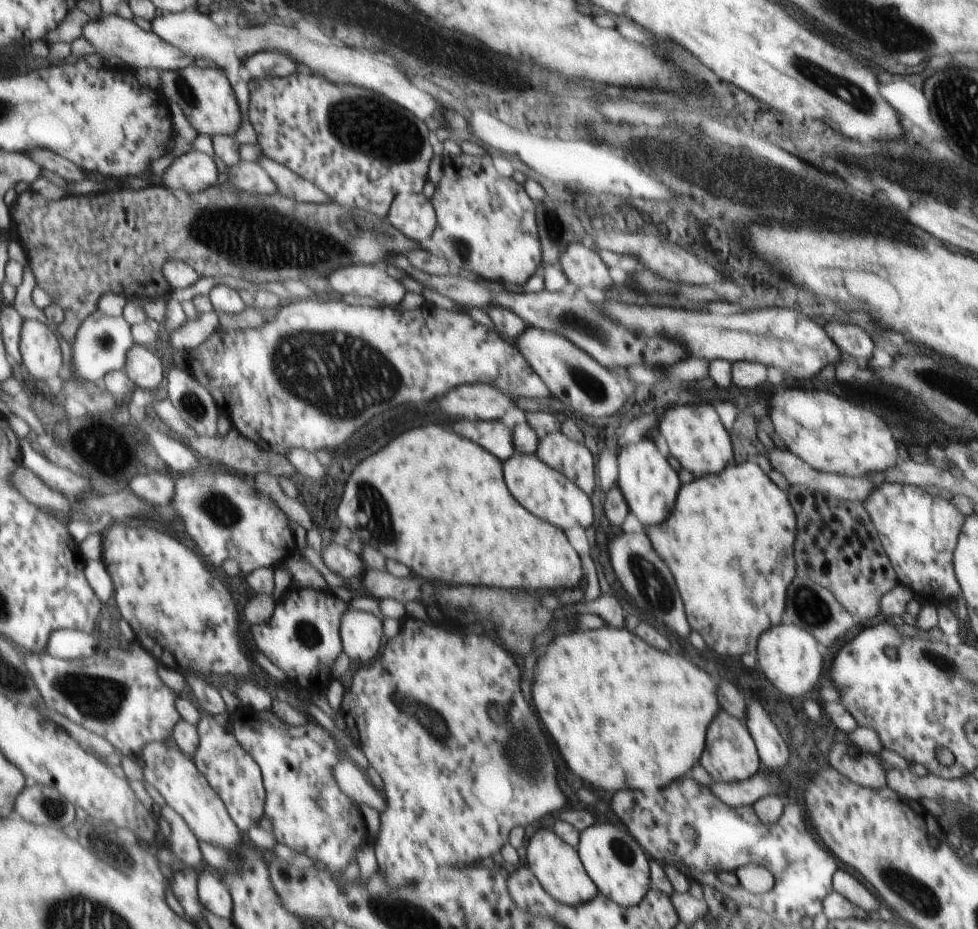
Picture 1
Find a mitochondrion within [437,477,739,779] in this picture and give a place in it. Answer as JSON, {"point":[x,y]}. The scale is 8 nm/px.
{"point":[650,587]}

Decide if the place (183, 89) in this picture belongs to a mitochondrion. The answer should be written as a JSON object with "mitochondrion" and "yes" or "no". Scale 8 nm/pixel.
{"mitochondrion":"yes"}

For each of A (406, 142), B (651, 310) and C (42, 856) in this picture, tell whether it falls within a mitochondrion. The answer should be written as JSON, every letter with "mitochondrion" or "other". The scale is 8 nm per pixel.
{"A":"mitochondrion","B":"other","C":"other"}

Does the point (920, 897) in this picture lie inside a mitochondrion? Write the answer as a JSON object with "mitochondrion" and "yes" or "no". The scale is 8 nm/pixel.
{"mitochondrion":"yes"}

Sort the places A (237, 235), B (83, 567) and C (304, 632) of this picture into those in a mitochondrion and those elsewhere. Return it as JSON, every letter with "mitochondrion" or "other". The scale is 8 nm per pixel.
{"A":"mitochondrion","B":"other","C":"mitochondrion"}

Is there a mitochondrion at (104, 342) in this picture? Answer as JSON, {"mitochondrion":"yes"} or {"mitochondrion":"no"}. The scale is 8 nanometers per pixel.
{"mitochondrion":"yes"}

